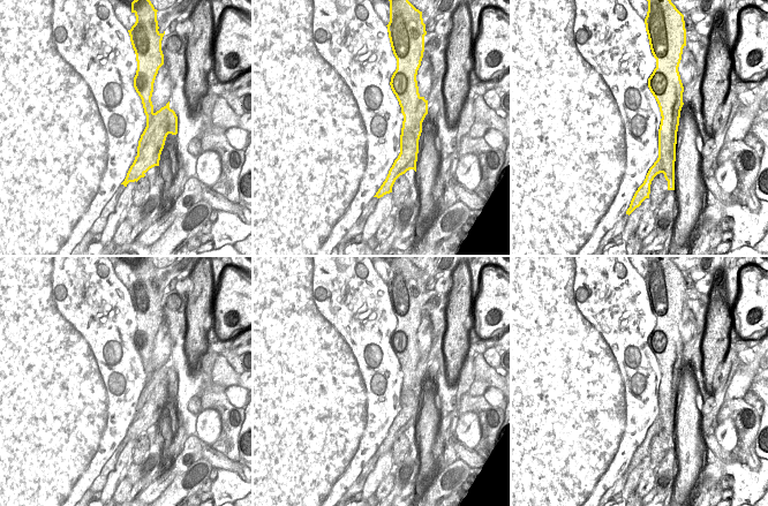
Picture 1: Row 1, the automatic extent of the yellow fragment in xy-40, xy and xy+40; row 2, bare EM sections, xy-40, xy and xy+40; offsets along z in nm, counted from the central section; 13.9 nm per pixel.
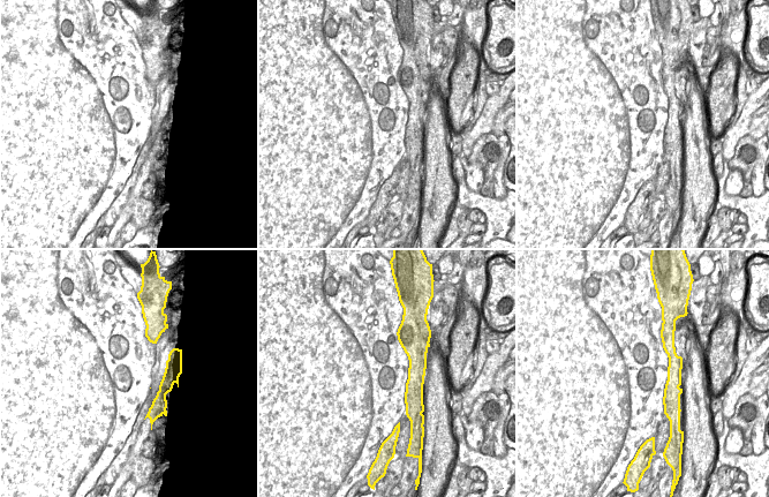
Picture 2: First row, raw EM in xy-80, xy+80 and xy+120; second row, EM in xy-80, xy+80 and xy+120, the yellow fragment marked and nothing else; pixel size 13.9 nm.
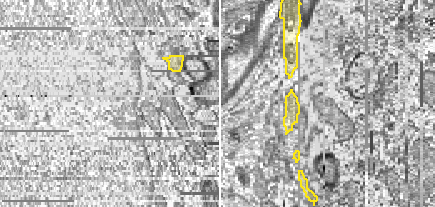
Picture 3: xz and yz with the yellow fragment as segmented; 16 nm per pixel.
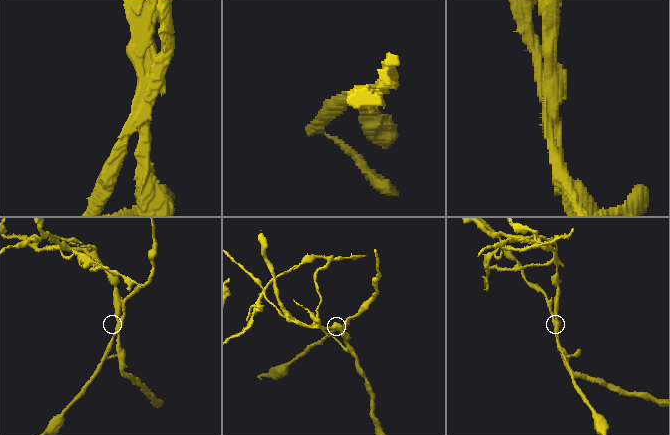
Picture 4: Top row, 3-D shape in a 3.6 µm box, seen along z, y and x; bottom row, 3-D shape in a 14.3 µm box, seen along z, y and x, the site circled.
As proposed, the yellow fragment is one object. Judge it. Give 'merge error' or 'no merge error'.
merge error

